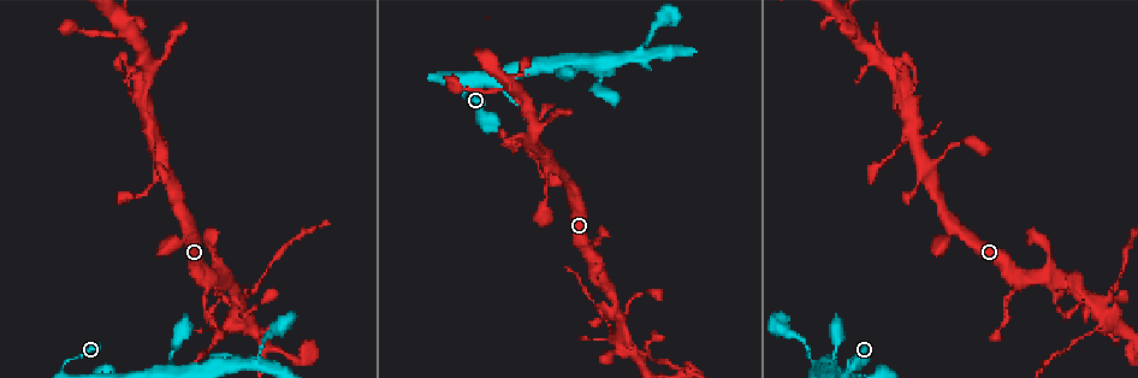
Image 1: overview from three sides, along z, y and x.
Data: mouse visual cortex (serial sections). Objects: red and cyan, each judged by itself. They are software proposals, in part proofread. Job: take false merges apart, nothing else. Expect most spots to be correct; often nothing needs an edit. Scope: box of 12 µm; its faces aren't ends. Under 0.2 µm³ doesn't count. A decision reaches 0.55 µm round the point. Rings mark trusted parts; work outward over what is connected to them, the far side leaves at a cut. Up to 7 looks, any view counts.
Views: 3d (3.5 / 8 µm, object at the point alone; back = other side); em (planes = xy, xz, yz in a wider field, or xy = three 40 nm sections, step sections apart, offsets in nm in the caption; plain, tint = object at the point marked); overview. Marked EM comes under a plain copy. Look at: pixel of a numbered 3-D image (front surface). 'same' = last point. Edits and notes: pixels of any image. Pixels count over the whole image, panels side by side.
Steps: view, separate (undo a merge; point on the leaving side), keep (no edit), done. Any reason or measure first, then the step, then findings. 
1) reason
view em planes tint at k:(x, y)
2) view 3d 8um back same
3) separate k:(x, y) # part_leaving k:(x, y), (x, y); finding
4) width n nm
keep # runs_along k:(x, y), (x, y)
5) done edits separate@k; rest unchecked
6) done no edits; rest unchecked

view 3d 3.5um at 1:(67, 361)

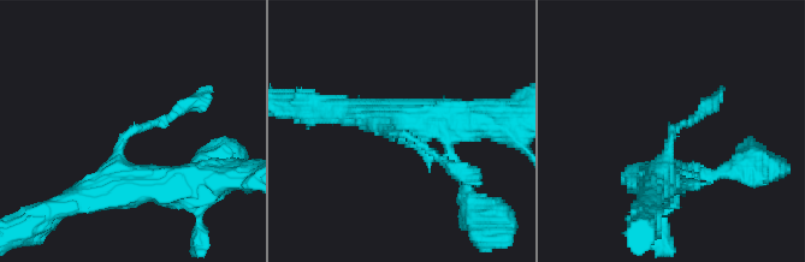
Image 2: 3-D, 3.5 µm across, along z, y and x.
now the EM
view em xy step 3 tint at 2:(126, 136)

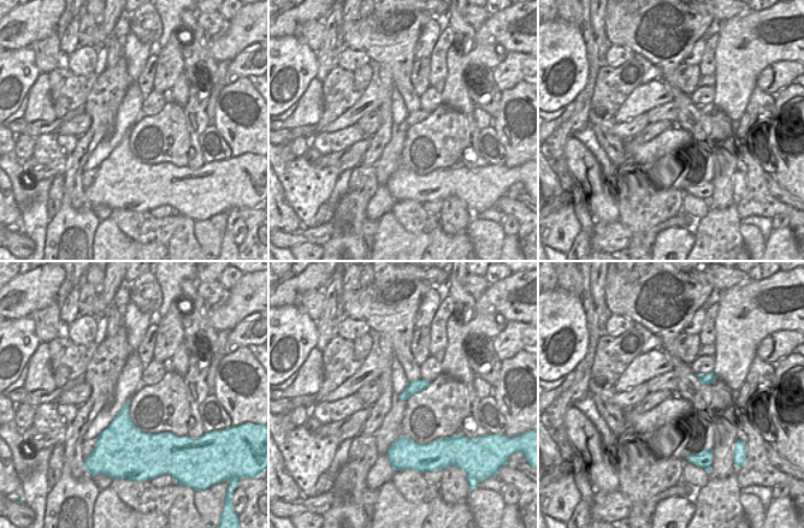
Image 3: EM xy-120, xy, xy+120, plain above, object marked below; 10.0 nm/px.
keep # runs_along 2:(709, 103), (672, 129), (660, 184); all the same cell

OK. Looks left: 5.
three-way junction
view 3d 8um at 1:(643, 51)

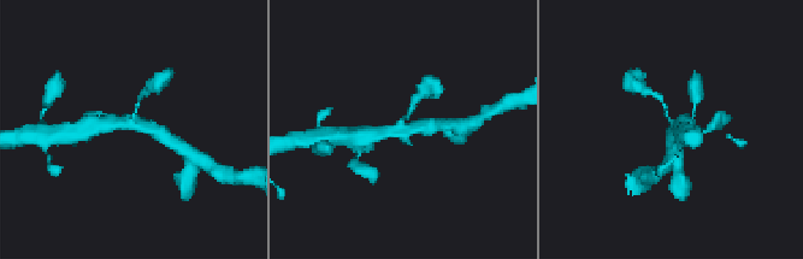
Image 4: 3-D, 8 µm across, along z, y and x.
view 3d 3.5um at 4:(130, 120)

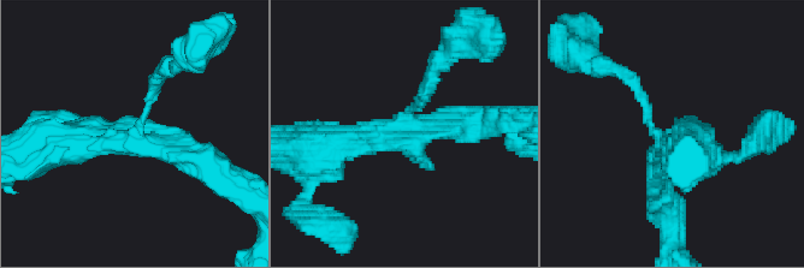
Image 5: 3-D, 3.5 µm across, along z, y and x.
view em planes tint at 5:(659, 132)

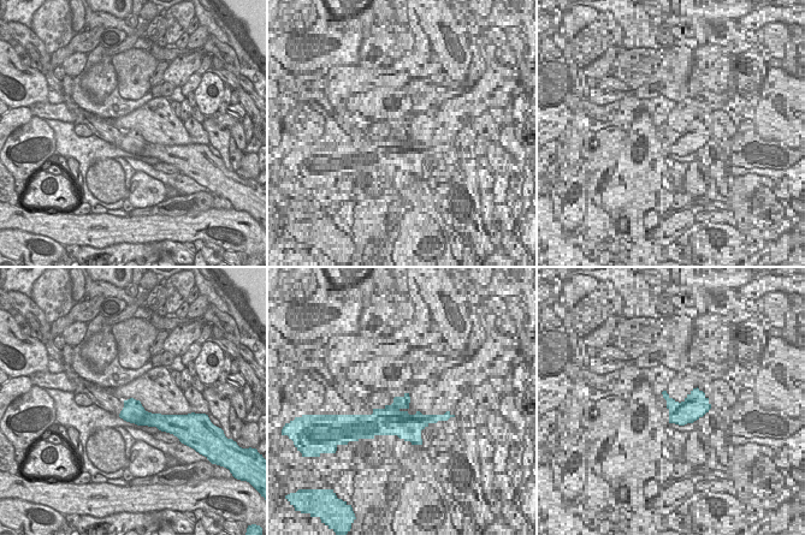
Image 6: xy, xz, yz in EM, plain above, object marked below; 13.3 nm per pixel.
keep # runs_along 5:(72, 143), (135, 143), (164, 69); continuous, no second cell

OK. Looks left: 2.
four arms meet
view 3d 3.5um at 1:(620, 336)

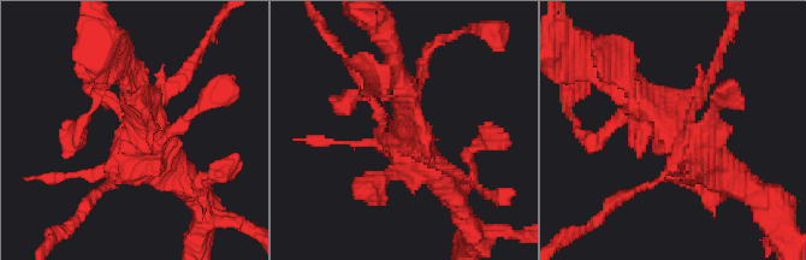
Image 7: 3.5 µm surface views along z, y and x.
need the tissue
view em planes tint at 7:(671, 130)

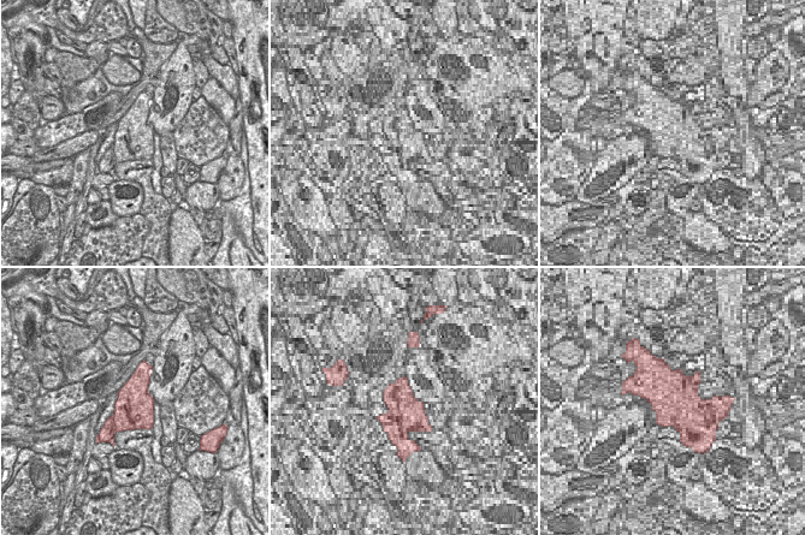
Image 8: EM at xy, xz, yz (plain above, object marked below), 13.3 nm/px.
keep # all the same cell

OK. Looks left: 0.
done no edits; rest unchecked

